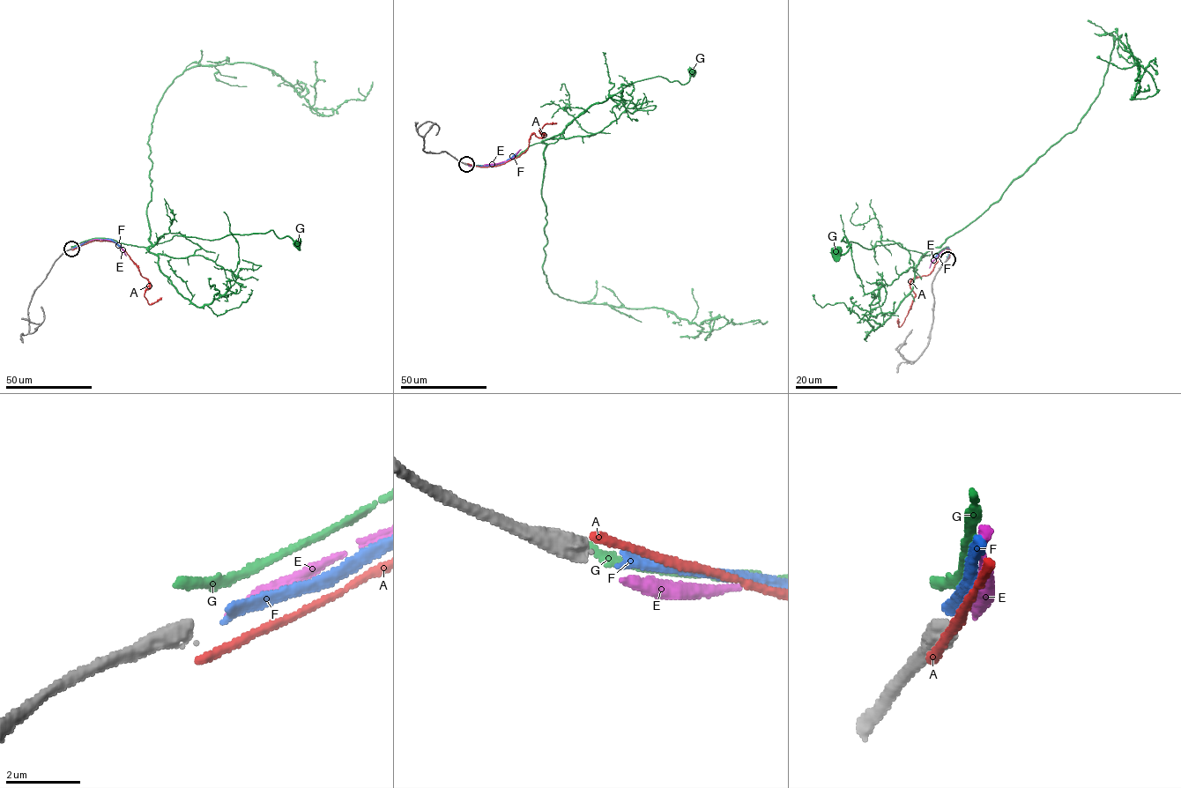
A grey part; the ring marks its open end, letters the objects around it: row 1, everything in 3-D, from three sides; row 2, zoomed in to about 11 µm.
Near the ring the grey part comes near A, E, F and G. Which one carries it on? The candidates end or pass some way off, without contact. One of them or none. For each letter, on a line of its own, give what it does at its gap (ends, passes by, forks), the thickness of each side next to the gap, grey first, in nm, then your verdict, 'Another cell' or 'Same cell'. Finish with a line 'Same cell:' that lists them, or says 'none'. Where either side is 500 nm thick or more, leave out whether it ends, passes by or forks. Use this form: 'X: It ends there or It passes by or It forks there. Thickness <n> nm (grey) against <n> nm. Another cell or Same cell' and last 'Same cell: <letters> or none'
A: Thickness 500 nm (grey) against 280 nm. Another cell
E: Thickness 500 nm (grey) against 280 nm. Another cell
F: Thickness 500 nm (grey) against 260 nm. Same cell
G: Thickness 500 nm (grey) against 240 nm. Another cell
Same cell: F

